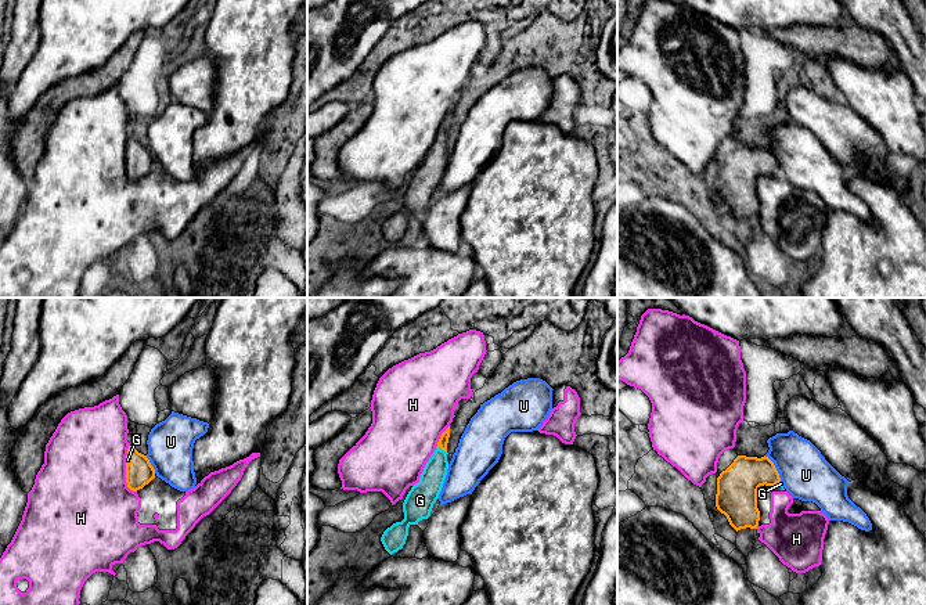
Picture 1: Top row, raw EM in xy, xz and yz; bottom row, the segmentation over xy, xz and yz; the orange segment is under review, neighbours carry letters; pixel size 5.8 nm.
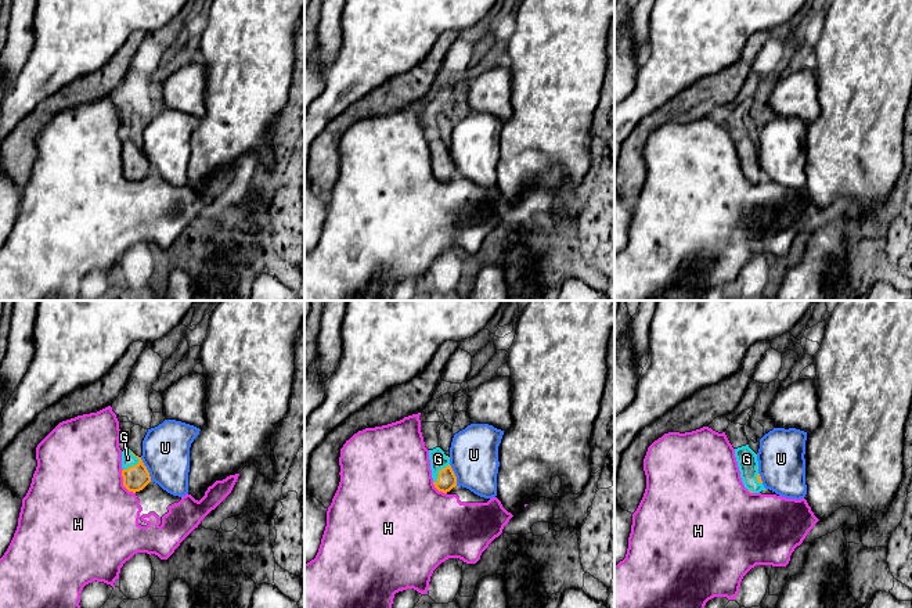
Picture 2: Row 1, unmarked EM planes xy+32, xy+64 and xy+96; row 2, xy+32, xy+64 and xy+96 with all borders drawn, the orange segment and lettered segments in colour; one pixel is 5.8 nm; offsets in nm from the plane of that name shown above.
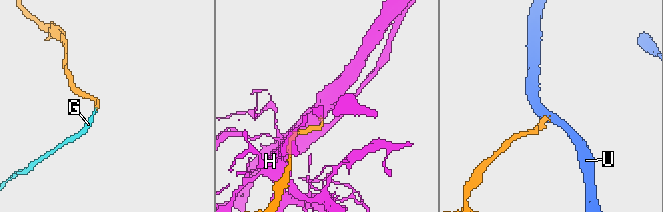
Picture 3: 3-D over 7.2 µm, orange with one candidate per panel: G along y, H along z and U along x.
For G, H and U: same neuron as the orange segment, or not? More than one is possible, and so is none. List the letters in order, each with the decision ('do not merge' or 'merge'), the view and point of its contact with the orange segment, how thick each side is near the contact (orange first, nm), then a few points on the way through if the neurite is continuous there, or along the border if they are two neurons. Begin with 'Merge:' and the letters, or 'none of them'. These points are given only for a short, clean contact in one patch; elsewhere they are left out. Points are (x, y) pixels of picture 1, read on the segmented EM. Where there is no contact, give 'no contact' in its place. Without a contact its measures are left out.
Merge: G
G: merge; meets orange in xz at (443, 449); 60 nm thick on the orange side, 140 nm on the other; runs through xz (443, 440), (443, 449), (431, 482)
H: do not merge; meets orange in xy at (126, 479); 160 nm thick on the orange side, 500 nm on the other
U: do not merge; meets orange in yz at (775, 468); 240 nm thick on the orange side, 280 nm on the other

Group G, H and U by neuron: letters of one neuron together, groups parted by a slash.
G / H / U

